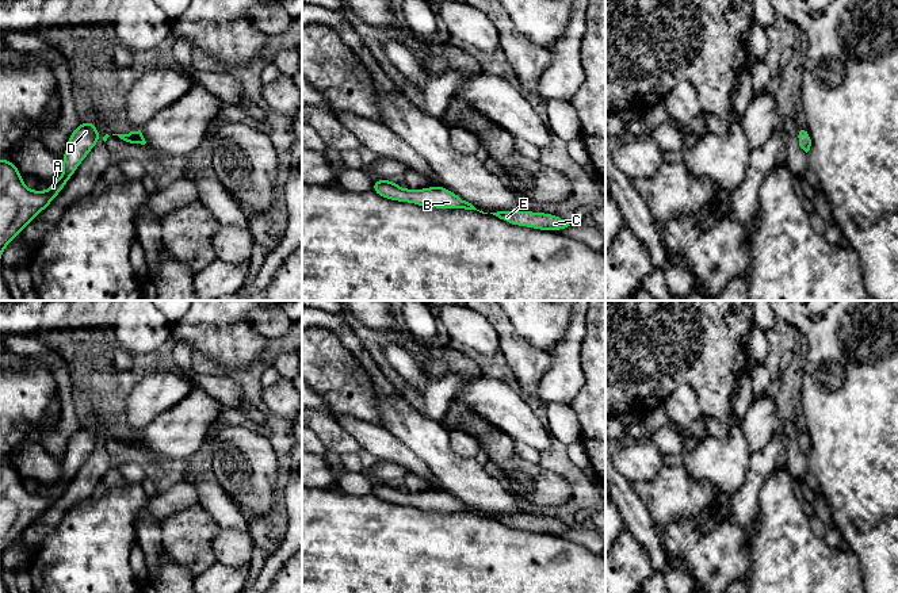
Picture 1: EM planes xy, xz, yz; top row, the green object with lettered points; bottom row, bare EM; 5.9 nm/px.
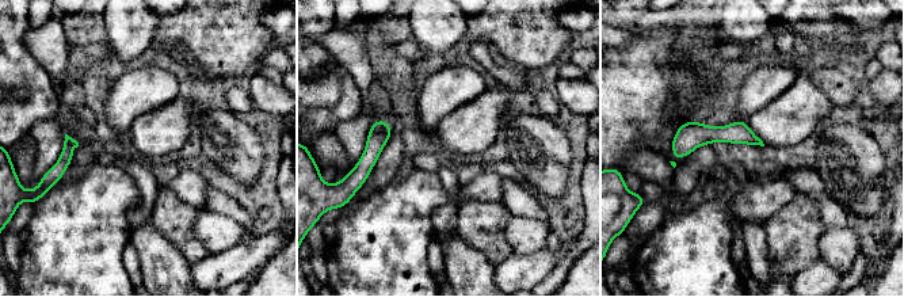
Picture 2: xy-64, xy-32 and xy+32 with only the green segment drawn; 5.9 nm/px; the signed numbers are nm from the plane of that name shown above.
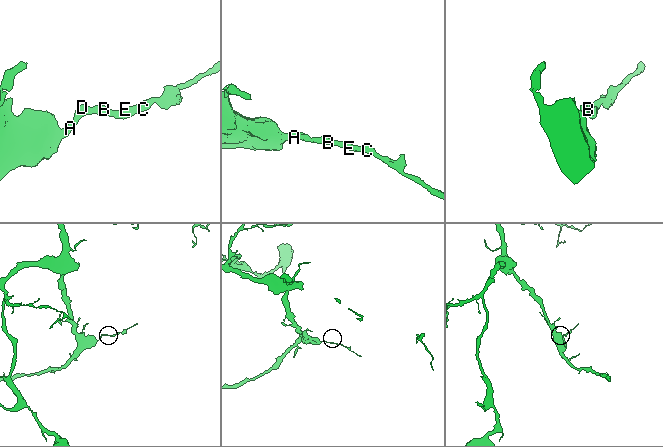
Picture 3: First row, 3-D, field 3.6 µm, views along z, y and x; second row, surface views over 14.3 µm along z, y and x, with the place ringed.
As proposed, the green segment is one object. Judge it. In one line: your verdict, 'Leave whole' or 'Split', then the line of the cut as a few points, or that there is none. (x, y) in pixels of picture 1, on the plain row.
Leave whole. No split

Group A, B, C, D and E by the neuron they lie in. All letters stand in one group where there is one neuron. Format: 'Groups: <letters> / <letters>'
Groups: A B C D E

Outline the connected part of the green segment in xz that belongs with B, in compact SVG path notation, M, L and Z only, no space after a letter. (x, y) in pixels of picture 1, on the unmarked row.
M374 482L372 494L385 502L413 506L421 510L477 513L471 506L442 489L432 489L423 493L404 493L398 490L397 485Z

